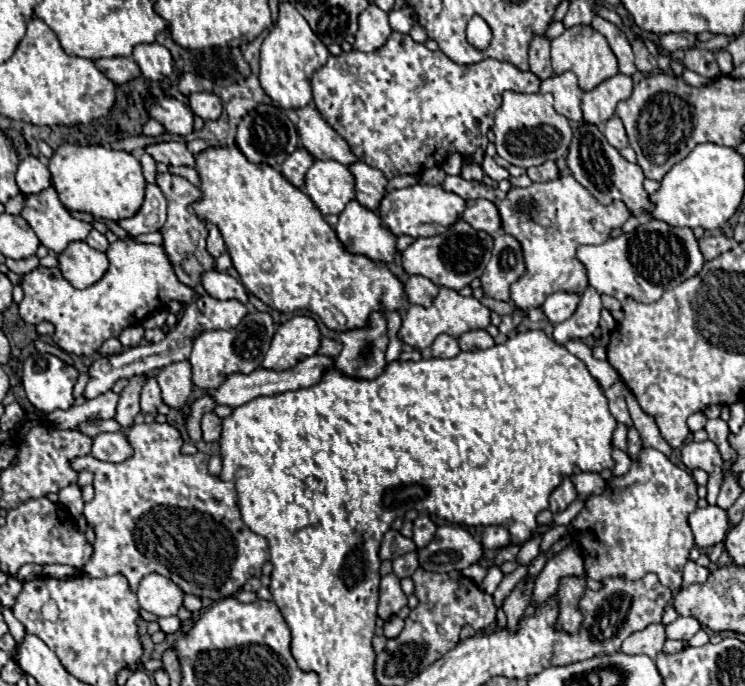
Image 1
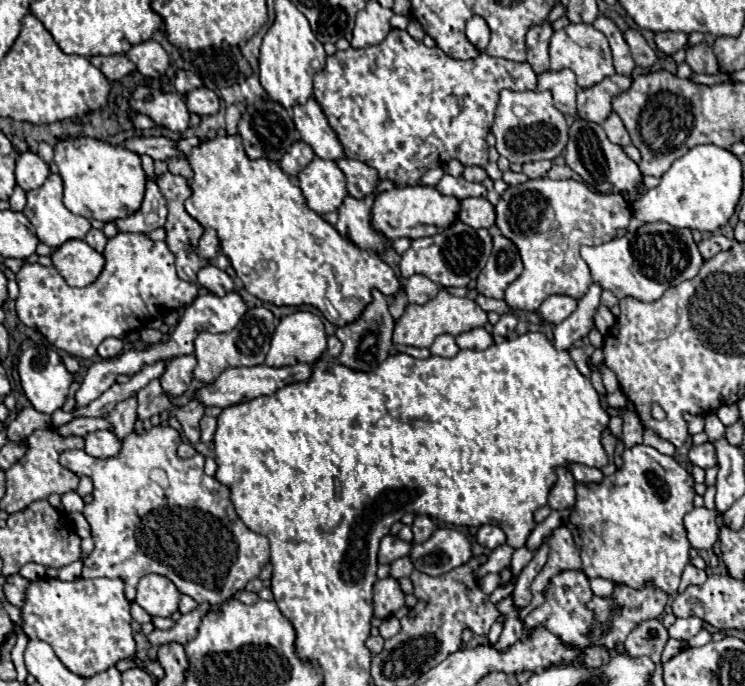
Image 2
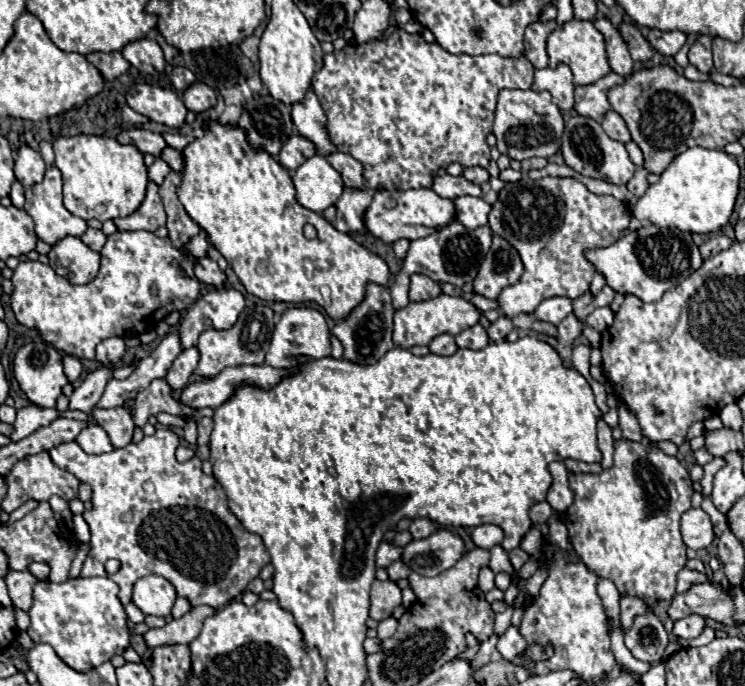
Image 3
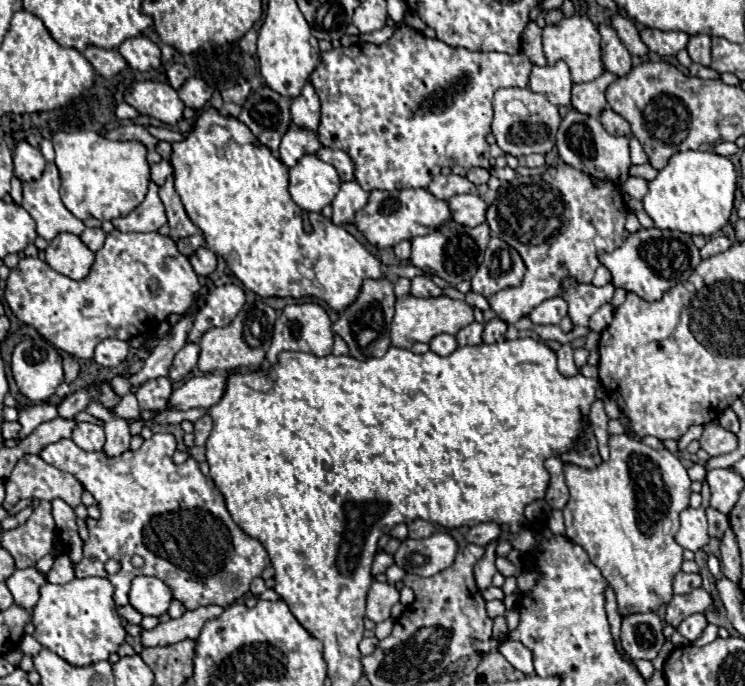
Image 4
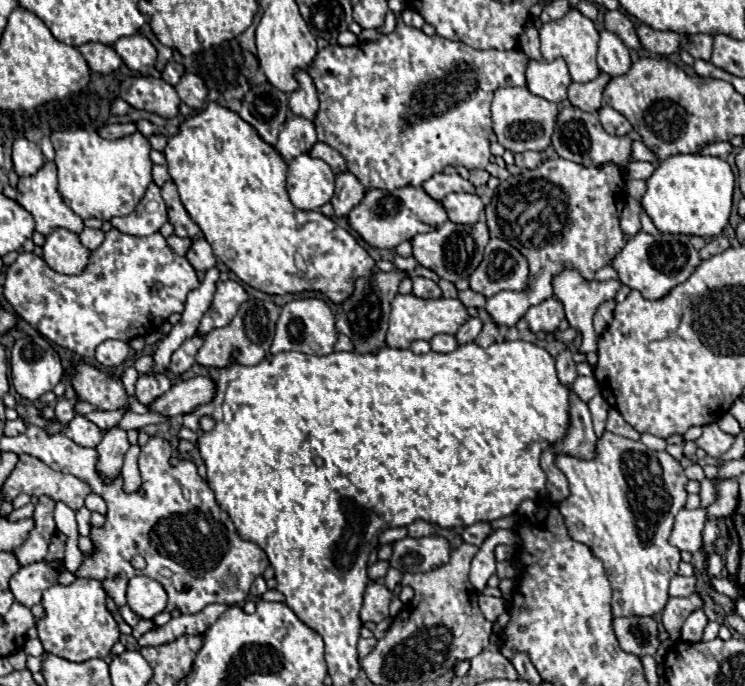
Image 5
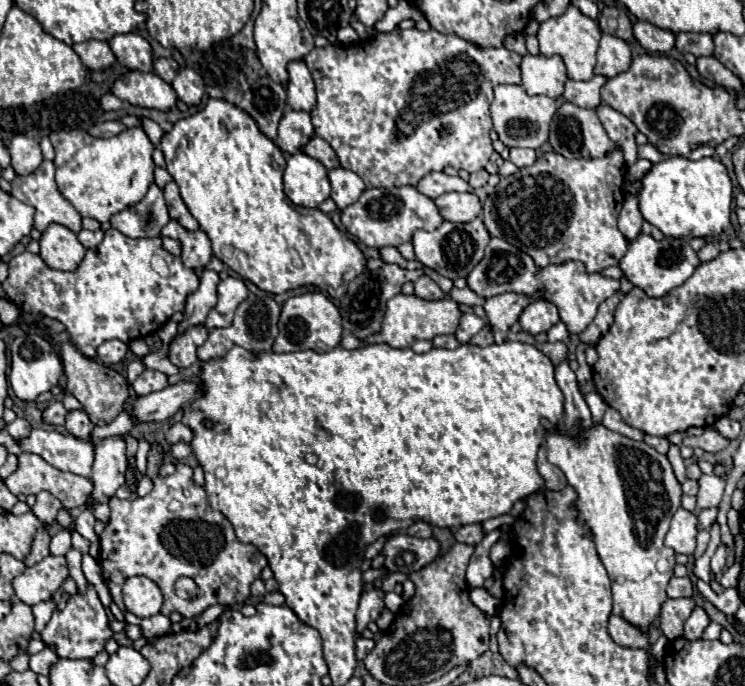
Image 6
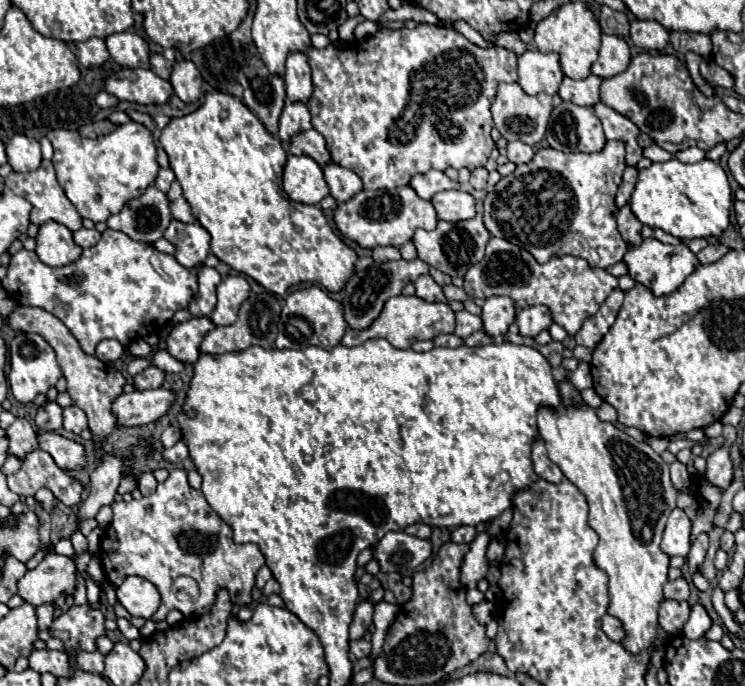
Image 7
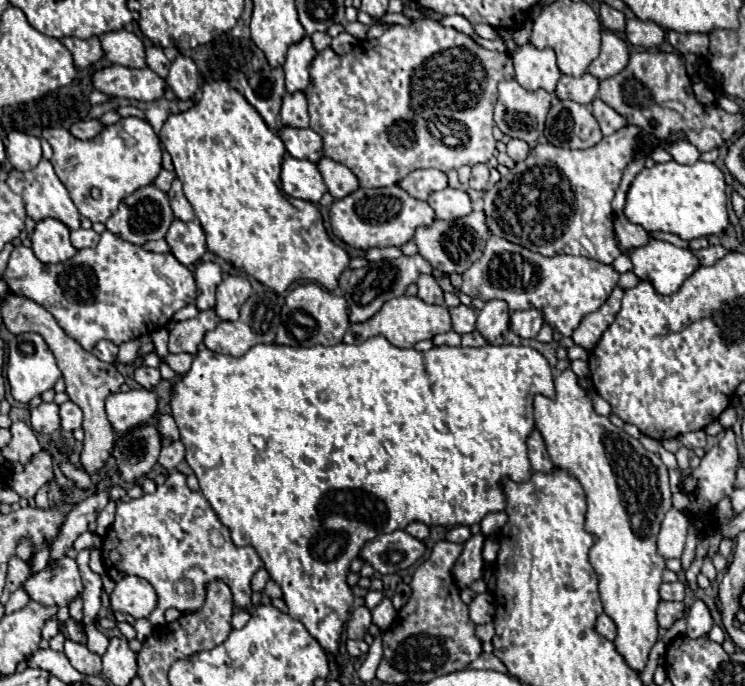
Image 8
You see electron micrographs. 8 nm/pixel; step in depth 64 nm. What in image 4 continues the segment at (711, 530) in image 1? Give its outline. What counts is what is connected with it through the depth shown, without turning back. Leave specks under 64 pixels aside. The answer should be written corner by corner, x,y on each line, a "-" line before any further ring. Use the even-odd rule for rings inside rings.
686,508
680,512
680,530
676,534
676,542
682,548
688,548
692,552
704,548
708,544
708,520
704,514
704,508

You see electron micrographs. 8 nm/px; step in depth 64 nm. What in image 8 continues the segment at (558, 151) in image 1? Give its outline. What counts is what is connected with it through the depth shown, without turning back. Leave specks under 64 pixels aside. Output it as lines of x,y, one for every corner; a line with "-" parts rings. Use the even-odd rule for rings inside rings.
516,80
500,82
498,84
498,100
494,104
494,122
506,136
524,140
530,146
534,146
544,132
544,122
546,122
546,116
550,110
550,100
552,100
550,94
544,90
528,92

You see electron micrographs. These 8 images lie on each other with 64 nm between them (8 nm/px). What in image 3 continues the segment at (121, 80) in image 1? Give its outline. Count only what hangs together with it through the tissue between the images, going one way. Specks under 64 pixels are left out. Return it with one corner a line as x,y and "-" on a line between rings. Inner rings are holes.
94,52
94,54
88,54
86,58
88,58
90,64
94,64
100,70
100,74
106,80
114,80
114,78
122,76
130,68
128,60
120,52
110,52
110,54

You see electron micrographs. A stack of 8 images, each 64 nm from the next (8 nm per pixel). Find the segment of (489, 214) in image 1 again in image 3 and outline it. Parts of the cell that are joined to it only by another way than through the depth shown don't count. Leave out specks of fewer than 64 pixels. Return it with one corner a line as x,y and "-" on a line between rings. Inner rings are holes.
460,196
454,200
456,204
456,220
462,222
466,228
480,228
488,224
488,212
492,206
484,198
474,196

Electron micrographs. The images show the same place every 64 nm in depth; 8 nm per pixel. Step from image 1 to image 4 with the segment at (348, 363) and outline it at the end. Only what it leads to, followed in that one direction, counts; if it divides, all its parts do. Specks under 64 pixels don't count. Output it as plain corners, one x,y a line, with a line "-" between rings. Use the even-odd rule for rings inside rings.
386,278
364,280
356,302
352,302
332,326
334,334
338,334
348,344
352,358
368,360
368,358
380,358
386,354
386,350
392,346
390,344
390,324
394,316
394,304
396,304
396,296
394,296
392,284

